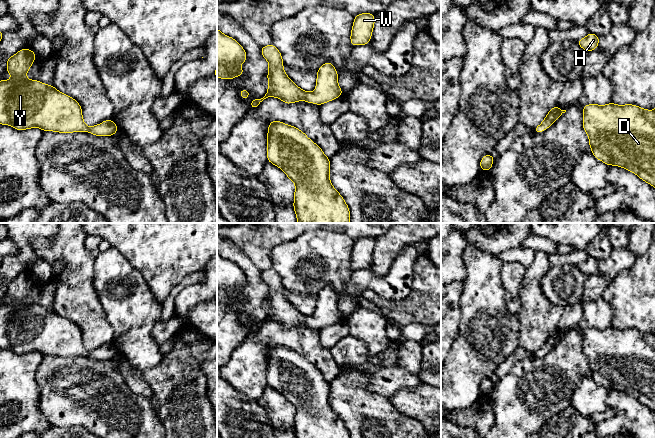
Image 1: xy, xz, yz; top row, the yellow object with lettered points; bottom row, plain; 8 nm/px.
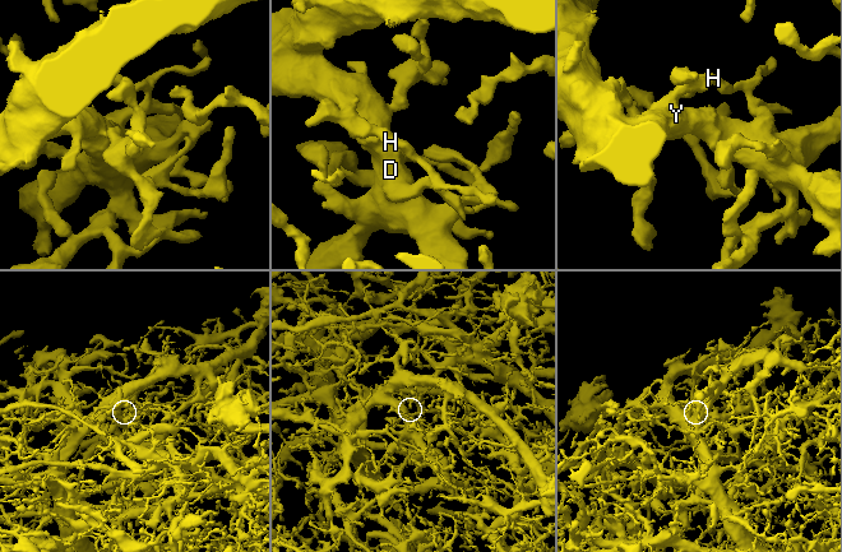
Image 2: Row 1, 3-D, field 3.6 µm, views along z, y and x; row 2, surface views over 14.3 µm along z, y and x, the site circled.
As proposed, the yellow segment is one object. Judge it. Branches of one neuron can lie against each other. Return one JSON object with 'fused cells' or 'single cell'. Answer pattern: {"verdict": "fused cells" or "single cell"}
{"verdict": "single cell"}

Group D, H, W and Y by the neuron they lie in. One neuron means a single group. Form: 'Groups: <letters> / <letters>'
Groups: D H W Y

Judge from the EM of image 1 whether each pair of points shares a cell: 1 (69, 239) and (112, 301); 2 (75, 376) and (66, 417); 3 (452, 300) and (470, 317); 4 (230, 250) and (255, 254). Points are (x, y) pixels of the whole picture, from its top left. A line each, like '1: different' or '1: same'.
1: different
2: same
3: different
4: different

